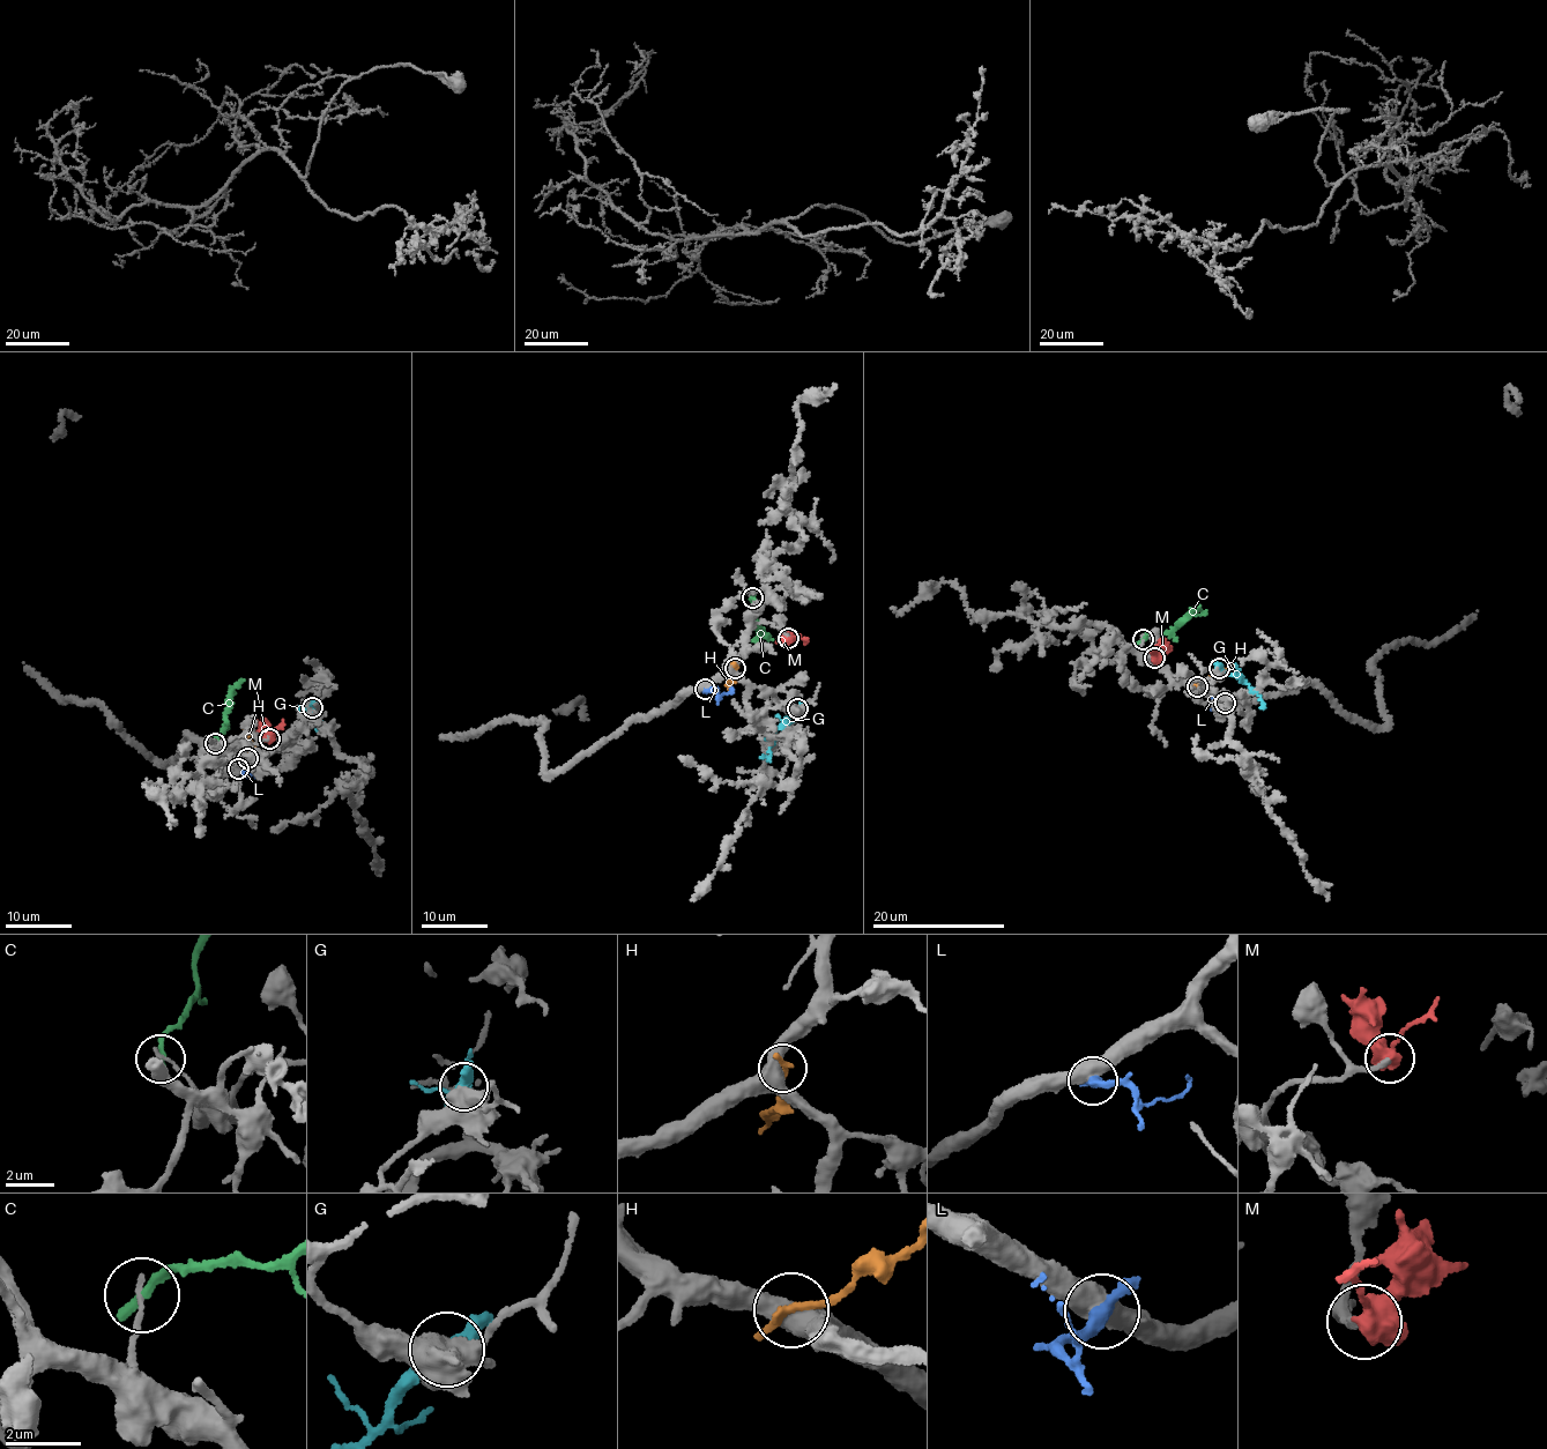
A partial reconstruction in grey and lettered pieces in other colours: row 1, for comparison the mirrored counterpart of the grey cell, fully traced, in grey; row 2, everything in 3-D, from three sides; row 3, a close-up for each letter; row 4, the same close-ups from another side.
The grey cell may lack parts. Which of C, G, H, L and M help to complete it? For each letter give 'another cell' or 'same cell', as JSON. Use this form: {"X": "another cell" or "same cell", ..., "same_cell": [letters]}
{"C": "another cell", "G": "another cell", "H": "another cell", "L": "another cell", "M": "same cell", "same_cell": ["M"]}

